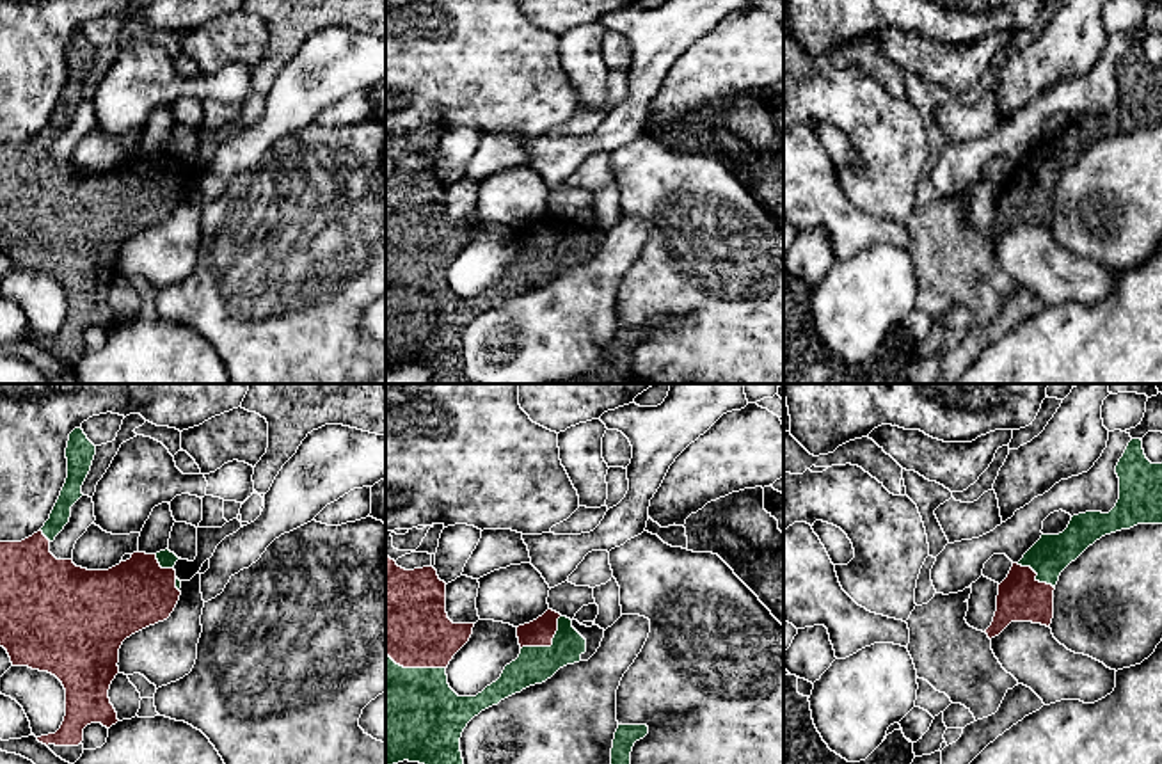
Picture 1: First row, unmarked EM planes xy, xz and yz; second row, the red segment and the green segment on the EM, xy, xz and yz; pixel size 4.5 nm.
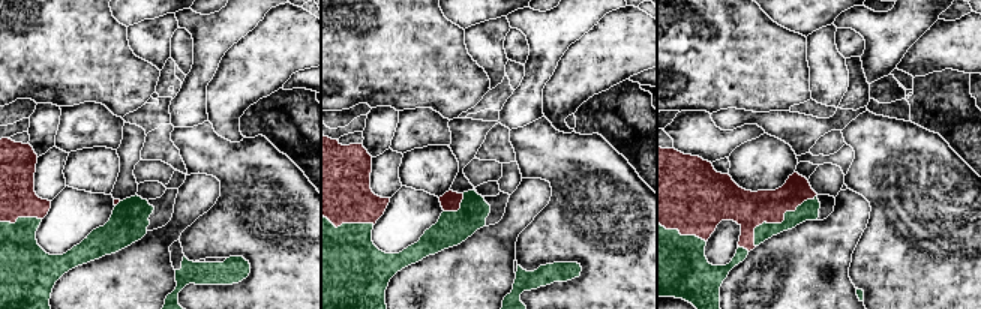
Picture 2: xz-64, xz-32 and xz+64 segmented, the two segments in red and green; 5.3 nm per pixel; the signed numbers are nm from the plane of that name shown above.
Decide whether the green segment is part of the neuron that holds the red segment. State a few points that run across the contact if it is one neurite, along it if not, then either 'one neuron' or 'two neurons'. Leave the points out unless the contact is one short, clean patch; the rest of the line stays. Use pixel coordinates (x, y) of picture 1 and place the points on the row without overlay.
one neuron

